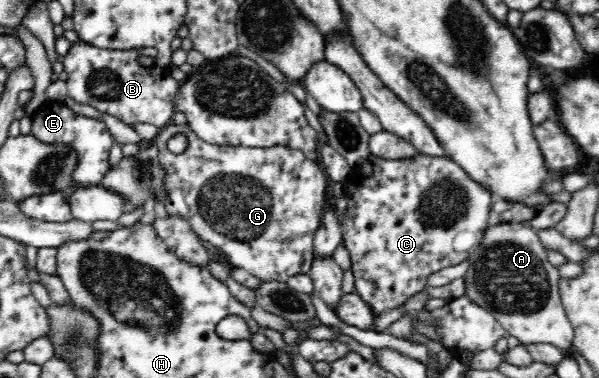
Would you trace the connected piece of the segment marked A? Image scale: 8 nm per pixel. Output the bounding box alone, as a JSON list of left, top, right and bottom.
[463,223,574,357]

